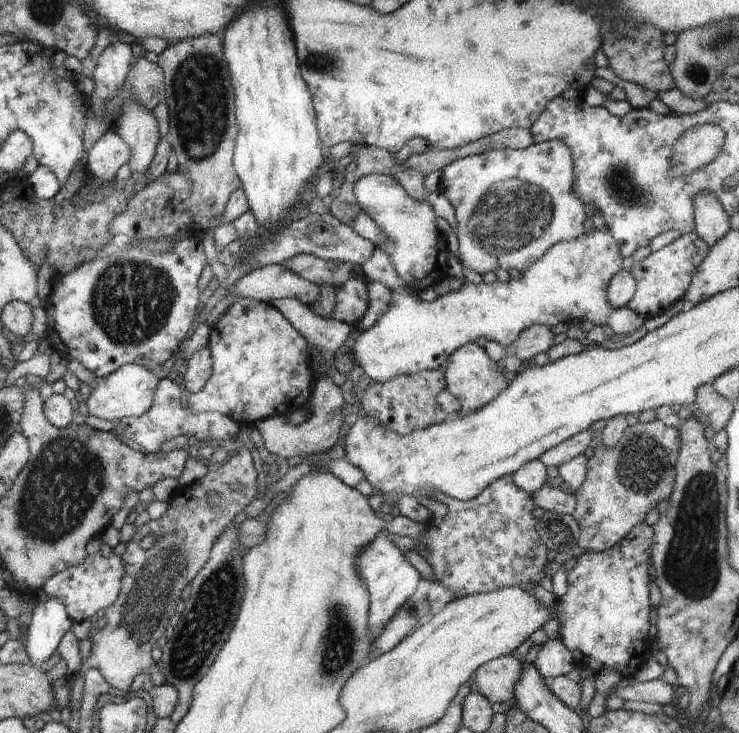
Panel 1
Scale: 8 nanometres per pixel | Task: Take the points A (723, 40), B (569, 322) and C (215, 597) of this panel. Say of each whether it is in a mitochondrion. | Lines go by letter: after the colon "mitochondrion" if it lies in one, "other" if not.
A: mitochondrion
B: other
C: mitochondrion

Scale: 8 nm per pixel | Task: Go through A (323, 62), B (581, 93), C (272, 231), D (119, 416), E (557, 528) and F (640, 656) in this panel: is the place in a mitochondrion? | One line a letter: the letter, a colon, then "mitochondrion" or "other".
A: mitochondrion
B: other
C: other
D: other
E: mitochondrion
F: other

